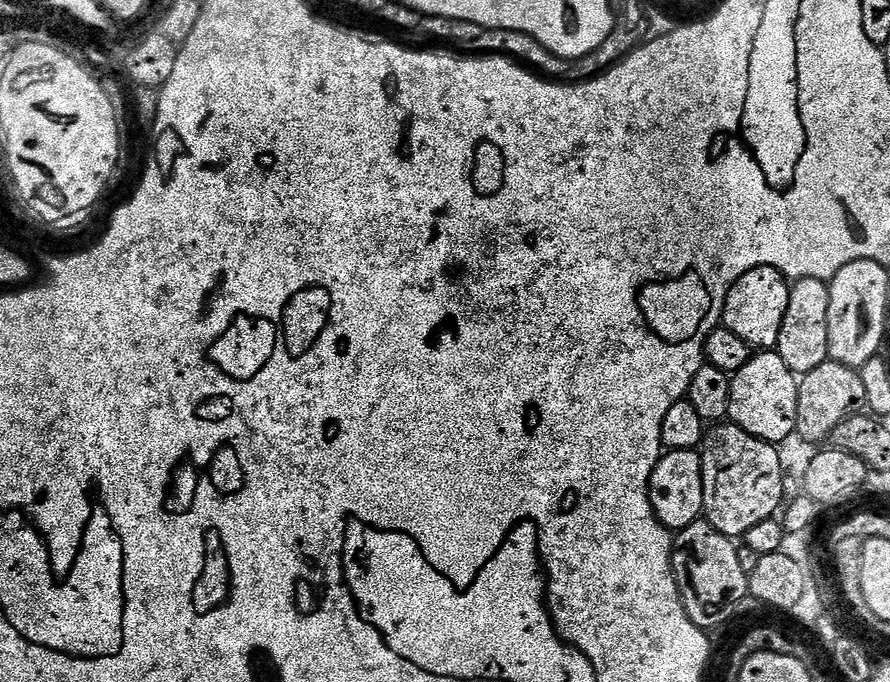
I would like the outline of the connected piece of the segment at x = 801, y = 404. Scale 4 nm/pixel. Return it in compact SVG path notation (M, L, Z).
M828 360L822 366L814 366L814 370L803 373L799 382L795 435L804 440L827 441L838 422L857 415L866 405L866 386L862 386L859 371L845 364Z

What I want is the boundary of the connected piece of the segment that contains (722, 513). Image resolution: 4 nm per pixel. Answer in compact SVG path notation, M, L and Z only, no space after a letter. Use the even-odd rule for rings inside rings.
M731 422L717 423L705 431L700 452L704 491L702 516L714 530L724 536L742 538L757 522L771 520L781 511L786 495L780 451L777 445L754 438Z

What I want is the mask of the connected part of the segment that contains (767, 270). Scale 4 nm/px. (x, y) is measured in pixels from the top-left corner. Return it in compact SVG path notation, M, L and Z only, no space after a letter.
M758 266L754 270L746 270L738 282L730 290L724 303L723 327L734 330L742 342L746 342L753 350L772 350L778 342L778 334L782 331L782 318L786 318L786 306L790 306L792 289L787 276L770 266Z

